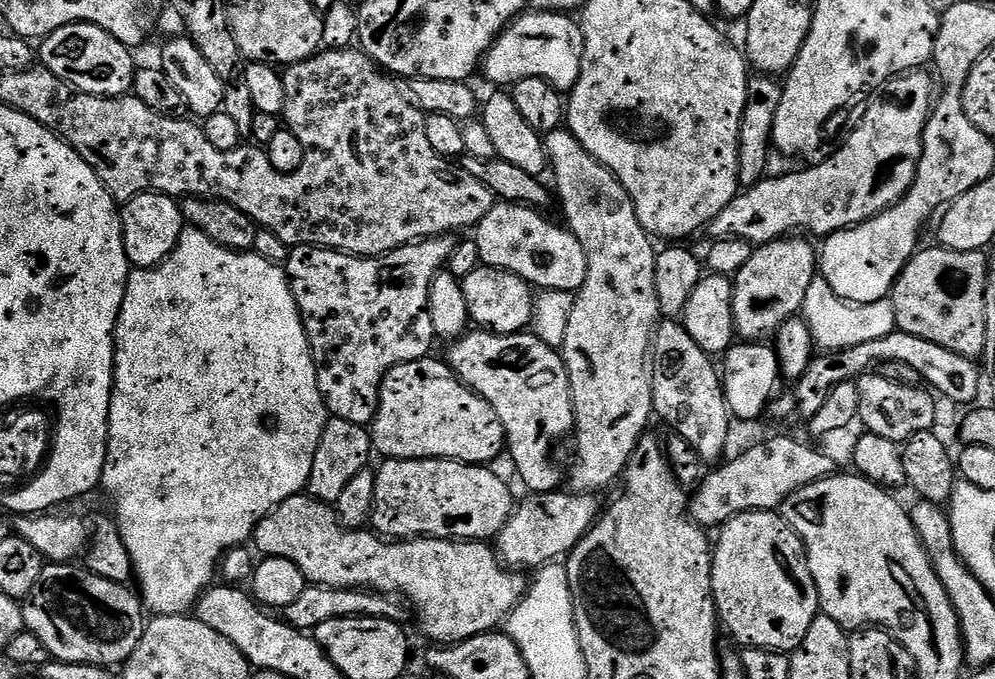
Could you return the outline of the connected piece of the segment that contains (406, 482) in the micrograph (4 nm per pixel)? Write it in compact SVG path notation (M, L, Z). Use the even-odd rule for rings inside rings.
M394 460L383 461L381 468L375 469L376 485L374 486L374 506L372 507L371 527L376 535L390 540L411 540L413 538L427 538L429 540L455 540L457 542L488 542L500 535L502 526L512 517L514 499L508 484L491 467L483 464L464 464L460 460Z

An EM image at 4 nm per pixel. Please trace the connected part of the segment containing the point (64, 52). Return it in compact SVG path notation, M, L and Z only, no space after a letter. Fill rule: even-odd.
M93 24L62 26L44 37L38 48L39 63L48 68L50 74L62 78L62 82L78 92L95 96L123 96L132 92L132 79L138 71L132 56L133 49Z

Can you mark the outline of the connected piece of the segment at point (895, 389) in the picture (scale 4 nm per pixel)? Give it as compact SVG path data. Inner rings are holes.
M865 374L855 383L860 403L859 423L864 423L867 431L878 434L878 438L890 438L890 442L903 445L914 438L914 434L930 432L937 427L937 397L927 387L887 381L877 374Z

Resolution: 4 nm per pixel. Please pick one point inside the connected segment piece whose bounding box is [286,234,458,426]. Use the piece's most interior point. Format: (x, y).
(363, 315)

